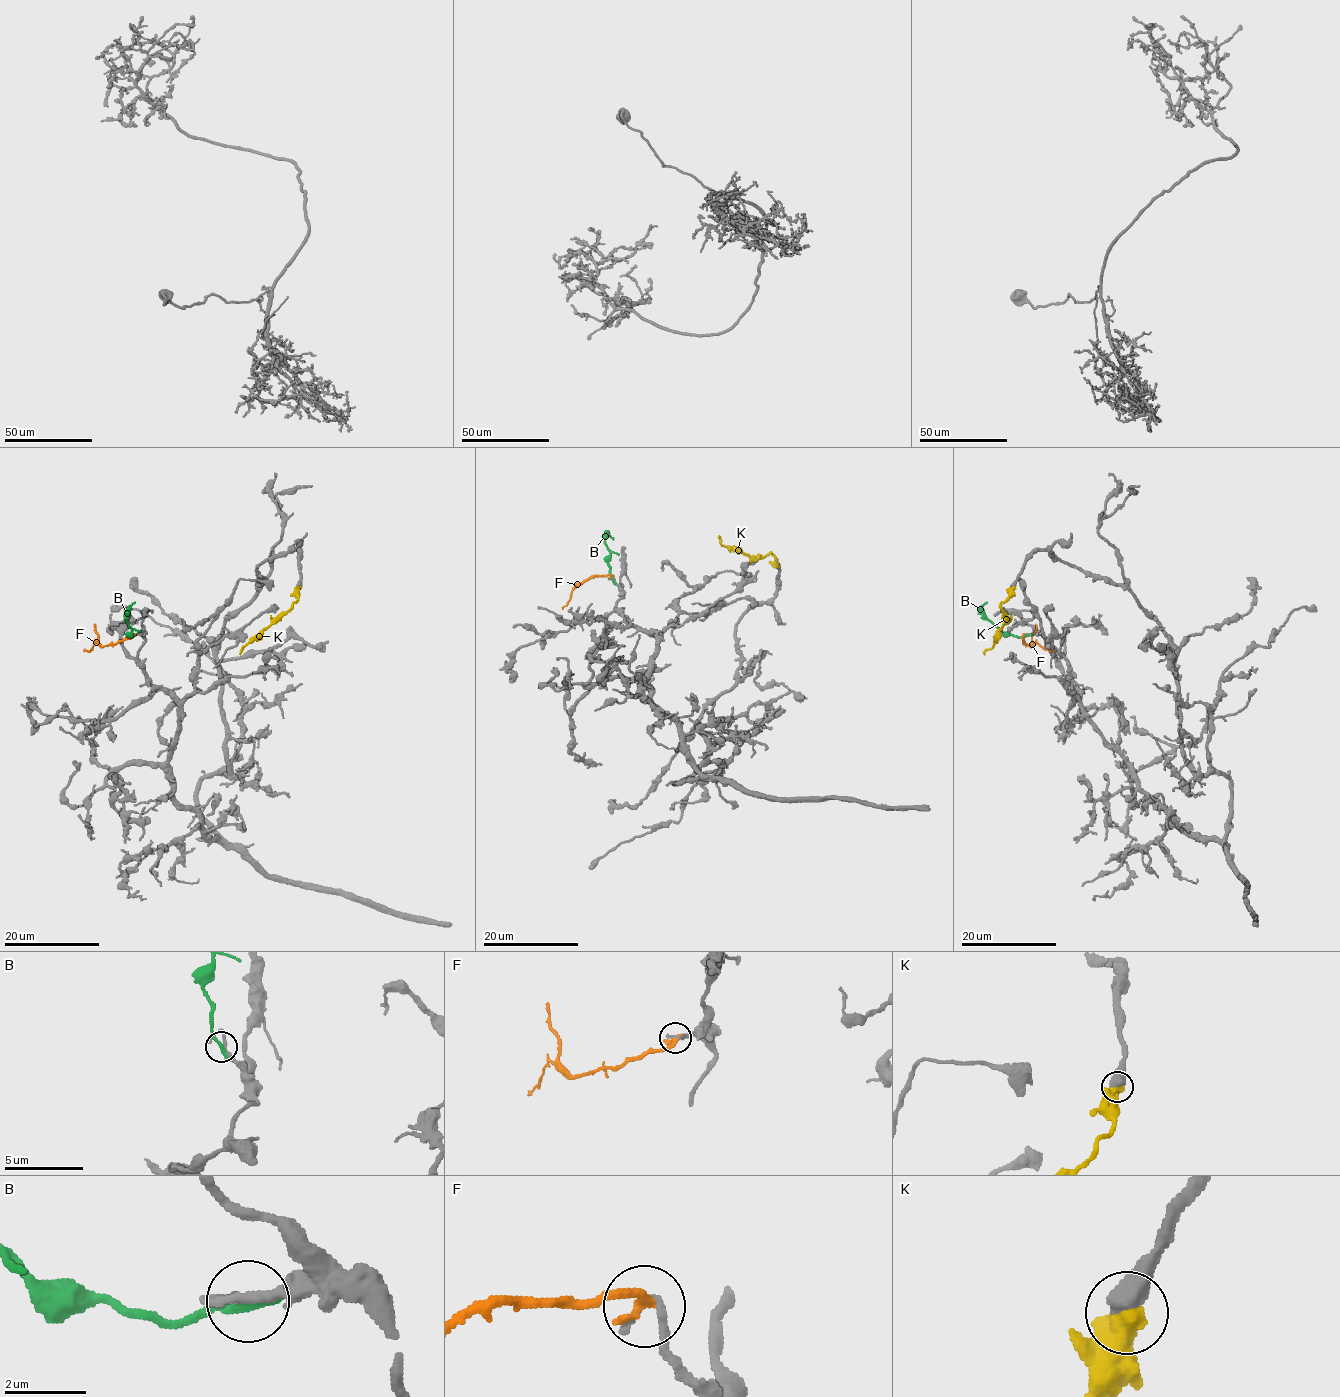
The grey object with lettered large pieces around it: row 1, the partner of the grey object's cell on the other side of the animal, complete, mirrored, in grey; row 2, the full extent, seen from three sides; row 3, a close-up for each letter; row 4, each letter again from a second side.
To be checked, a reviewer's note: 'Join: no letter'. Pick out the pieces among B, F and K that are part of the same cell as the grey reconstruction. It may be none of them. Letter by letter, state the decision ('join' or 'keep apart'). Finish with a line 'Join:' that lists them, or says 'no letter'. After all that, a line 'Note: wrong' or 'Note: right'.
B: keep apart
F: keep apart
K: join
Join: K
Note: wrong

